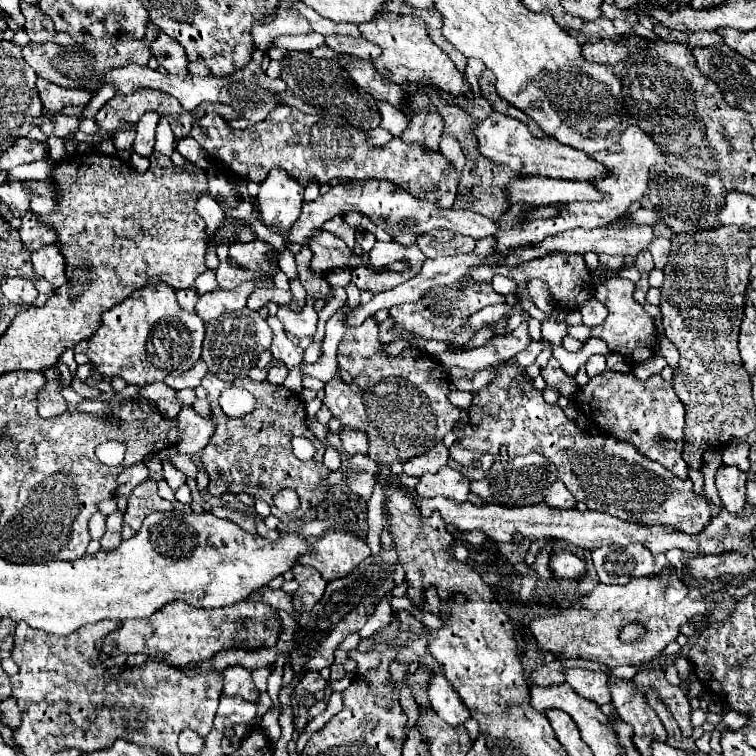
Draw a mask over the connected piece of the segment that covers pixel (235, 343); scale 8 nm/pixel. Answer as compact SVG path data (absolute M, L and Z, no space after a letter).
M247 307L241 311L229 311L207 323L201 359L207 363L209 373L215 373L219 379L231 383L239 377L245 377L255 367L259 355L269 349L271 339L273 333L257 311L251 311Z

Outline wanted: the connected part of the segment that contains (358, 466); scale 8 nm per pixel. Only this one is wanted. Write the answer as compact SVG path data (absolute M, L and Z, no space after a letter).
M353 455L347 463L347 485L349 491L361 499L369 499L371 491L379 479L379 465L367 455Z

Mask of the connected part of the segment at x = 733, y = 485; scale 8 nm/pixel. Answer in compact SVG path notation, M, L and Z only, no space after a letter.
M721 465L717 471L717 489L723 501L723 507L729 513L739 513L745 505L745 481L747 475L737 467Z

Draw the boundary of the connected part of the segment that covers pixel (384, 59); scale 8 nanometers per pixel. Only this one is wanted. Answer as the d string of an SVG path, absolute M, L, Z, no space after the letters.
M381 11L371 21L359 25L359 31L367 41L371 41L383 49L381 55L373 61L373 65L381 73L381 77L395 81L397 85L411 85L411 83L413 85L433 85L443 91L449 91L451 95L471 93L471 85L467 83L465 75L457 71L453 61L427 35L427 25L421 17Z

